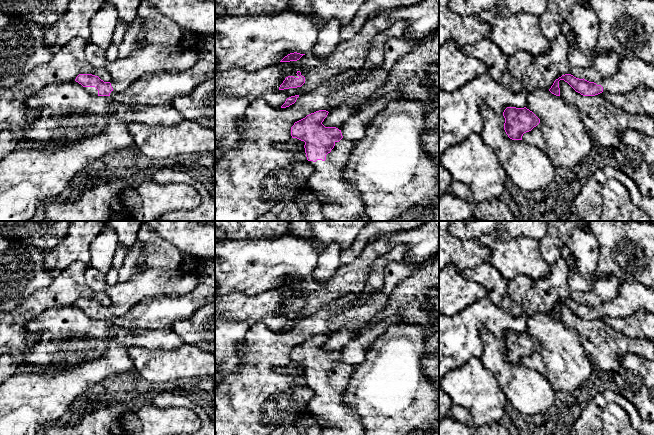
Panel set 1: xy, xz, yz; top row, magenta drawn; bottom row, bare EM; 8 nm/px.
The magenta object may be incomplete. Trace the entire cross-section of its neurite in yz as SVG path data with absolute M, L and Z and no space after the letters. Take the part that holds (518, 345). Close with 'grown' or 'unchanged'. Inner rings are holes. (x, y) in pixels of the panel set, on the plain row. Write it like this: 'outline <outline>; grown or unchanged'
outline M507 331L503 340L504 354L512 364L522 364L524 357L531 355L540 347L540 343L526 331Z; unchanged

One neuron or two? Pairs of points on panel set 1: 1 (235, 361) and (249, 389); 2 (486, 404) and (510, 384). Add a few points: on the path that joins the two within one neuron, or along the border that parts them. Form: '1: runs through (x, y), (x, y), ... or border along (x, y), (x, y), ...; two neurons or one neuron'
1: border along (241, 344), (237, 353), (242, 363), (225, 377); two neurons
2: border along (489, 370), (508, 402); two neurons

